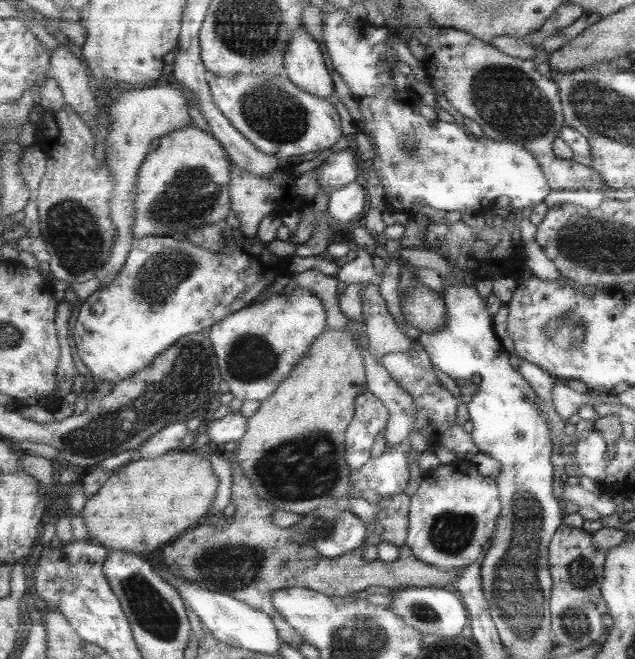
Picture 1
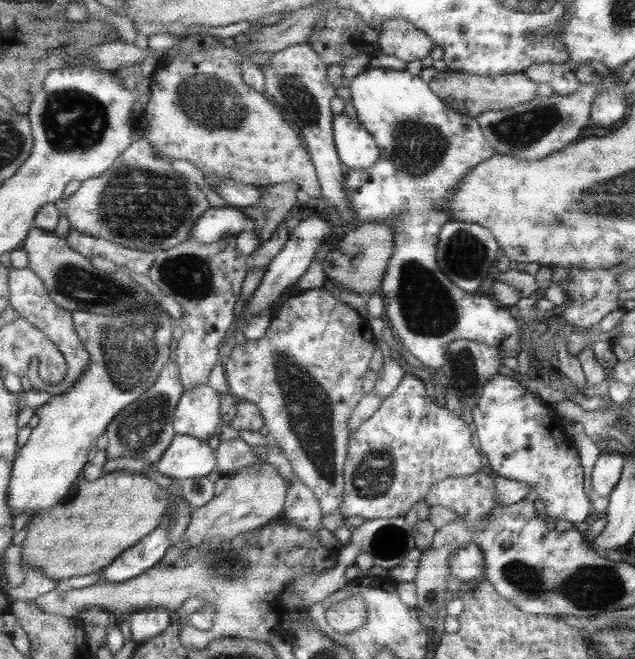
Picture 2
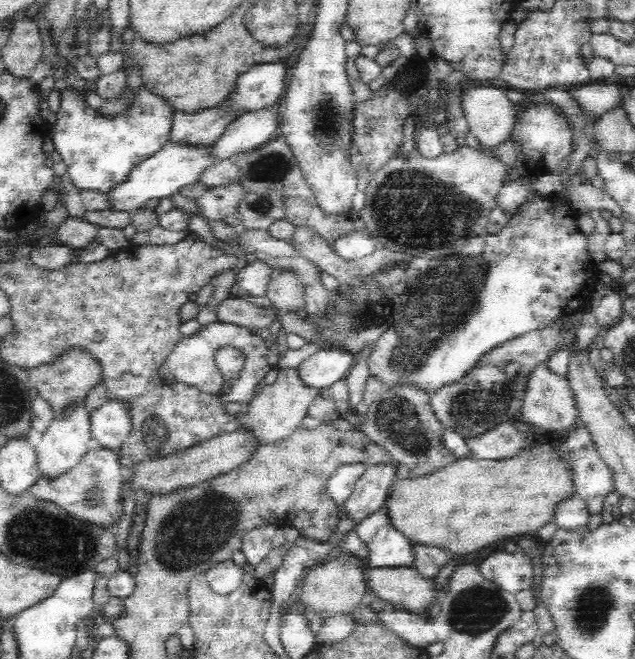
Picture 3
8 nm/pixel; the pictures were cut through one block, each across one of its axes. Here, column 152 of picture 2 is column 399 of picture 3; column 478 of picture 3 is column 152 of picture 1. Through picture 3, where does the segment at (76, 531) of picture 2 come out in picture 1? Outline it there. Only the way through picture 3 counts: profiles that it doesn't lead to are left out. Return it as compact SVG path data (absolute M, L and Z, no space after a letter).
M177 450L154 459L131 461L101 492L87 498L81 512L93 542L145 556L201 525L214 508L219 478L205 450Z

